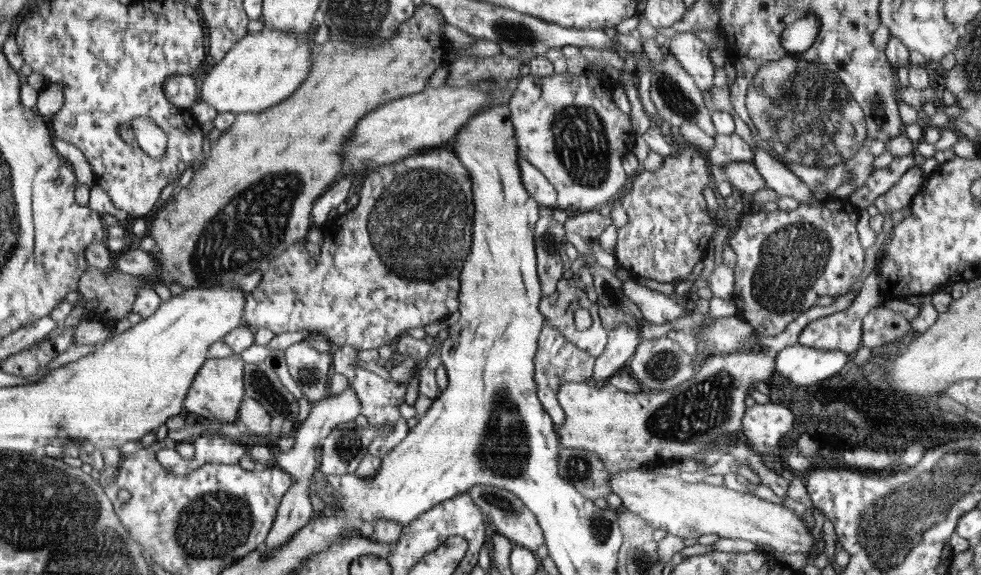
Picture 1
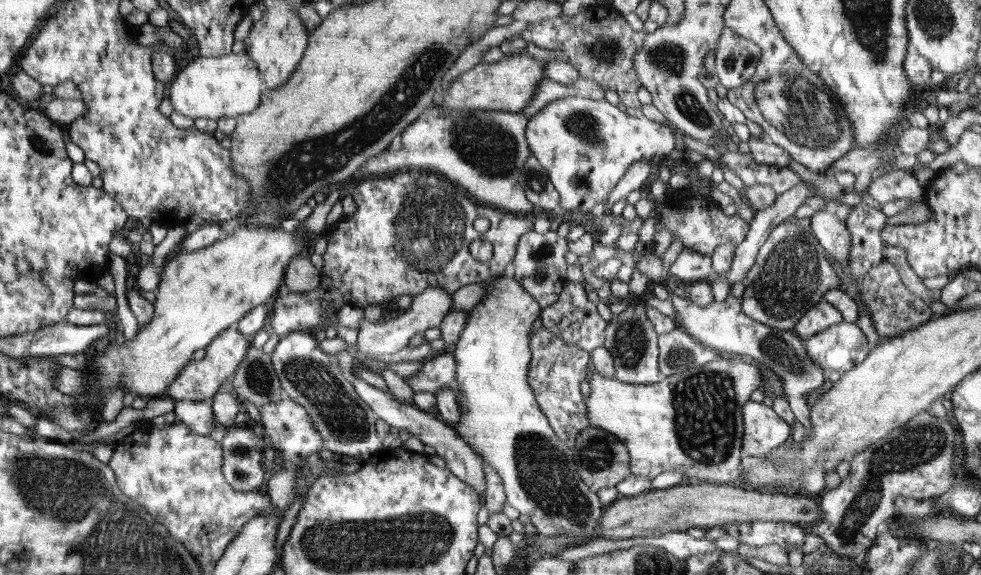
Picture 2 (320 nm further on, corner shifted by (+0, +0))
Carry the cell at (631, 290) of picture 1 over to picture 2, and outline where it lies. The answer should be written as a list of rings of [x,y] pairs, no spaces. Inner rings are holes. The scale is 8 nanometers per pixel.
[[[671,294],[670,300],[678,314],[675,319],[678,327],[686,330],[690,336],[704,346],[714,349],[720,356],[751,356],[755,362],[759,361],[766,365],[774,374],[781,377],[785,396],[787,396],[795,418],[803,424],[807,430],[806,435],[809,435],[811,424],[806,396],[825,384],[825,375],[828,373],[810,360],[810,356],[806,352],[805,341],[802,338],[792,331],[775,329],[750,318],[742,310],[741,298],[728,296],[722,302],[714,301],[703,307],[674,294]]]

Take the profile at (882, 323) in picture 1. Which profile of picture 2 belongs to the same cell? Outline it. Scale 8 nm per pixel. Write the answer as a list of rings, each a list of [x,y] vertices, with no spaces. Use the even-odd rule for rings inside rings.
[[[882,258],[880,264],[872,266],[868,276],[864,276],[864,280],[860,283],[860,296],[871,312],[873,325],[881,340],[900,336],[934,317],[929,305],[905,288],[896,269],[890,262],[884,262]]]

